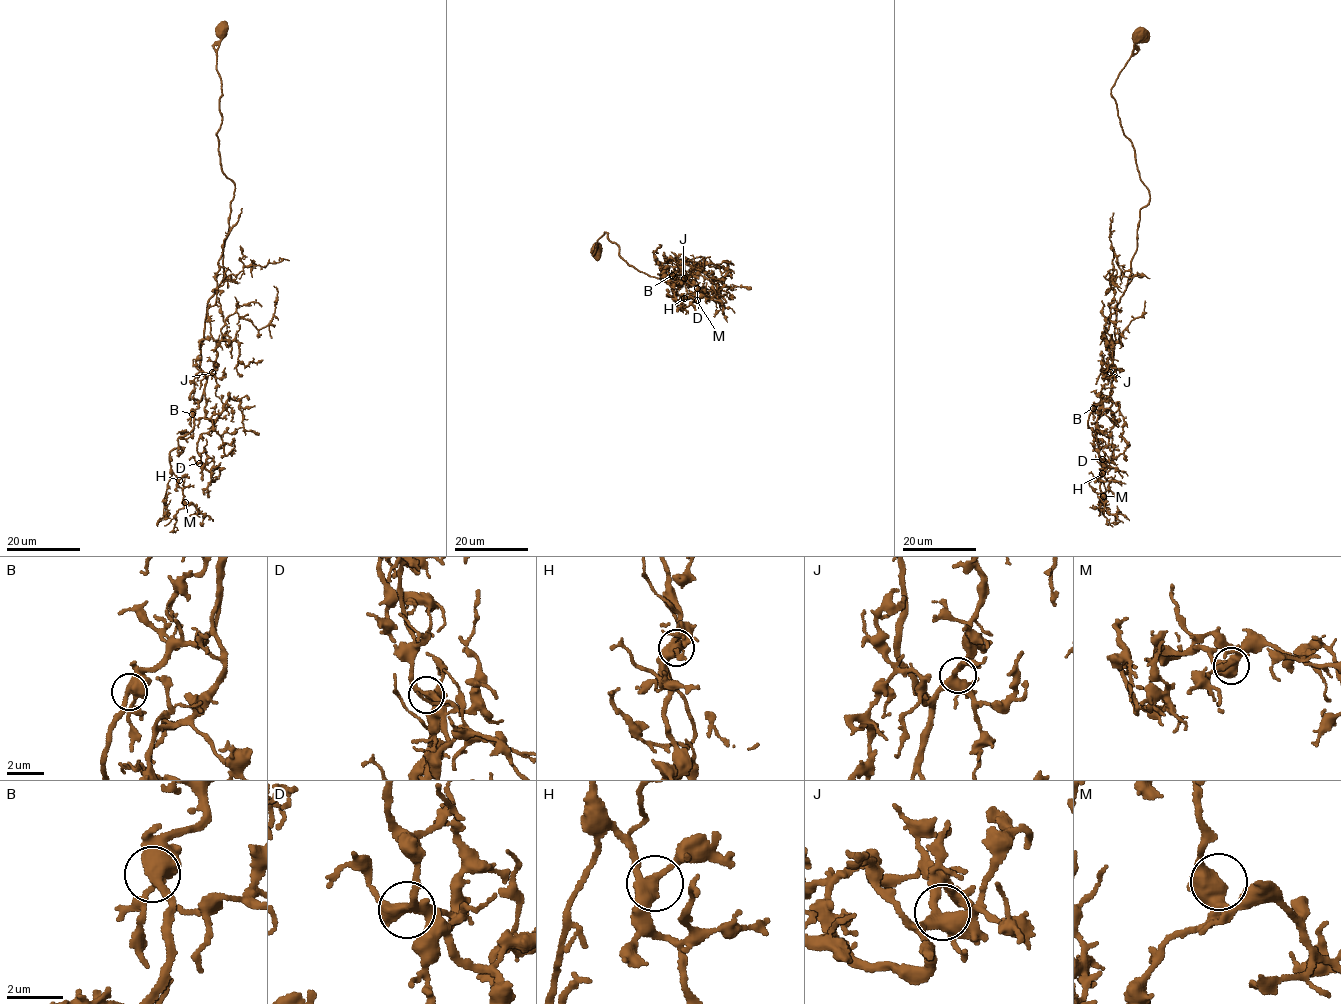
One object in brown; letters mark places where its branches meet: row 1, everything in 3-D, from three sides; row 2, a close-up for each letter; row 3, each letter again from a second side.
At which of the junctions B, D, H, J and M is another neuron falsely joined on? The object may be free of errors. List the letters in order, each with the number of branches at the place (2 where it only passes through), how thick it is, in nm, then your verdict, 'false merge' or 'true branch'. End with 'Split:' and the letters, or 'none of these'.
B: branches 3; calibre 440 nm; true branch
D: branches 3; calibre 400 nm; true branch
H: branches 3; calibre 400 nm; true branch
J: branches 3; calibre 360 nm; true branch
M: branches 3; calibre 440 nm; true branch
Split: none of these

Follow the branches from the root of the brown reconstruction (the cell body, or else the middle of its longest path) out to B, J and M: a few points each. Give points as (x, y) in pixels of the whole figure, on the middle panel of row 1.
B: (595, 249), (605, 232), (634, 268), (683, 285), (672, 275)
J: (595, 249), (605, 232), (634, 268), (661, 280), (658, 274), (670, 277), (661, 276), (674, 285), (684, 278)
M: (595, 249), (606, 232), (634, 268), (683, 285), (676, 272), (667, 283), (672, 294), (667, 296), (697, 300)

